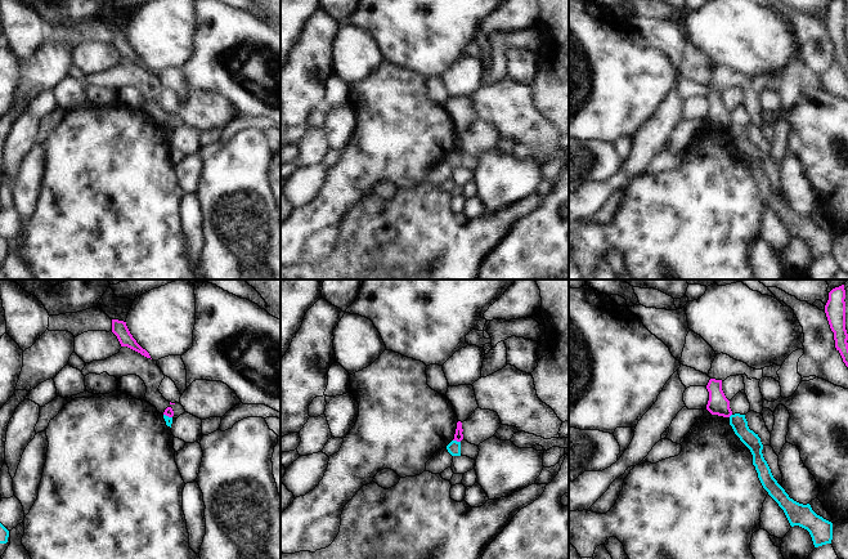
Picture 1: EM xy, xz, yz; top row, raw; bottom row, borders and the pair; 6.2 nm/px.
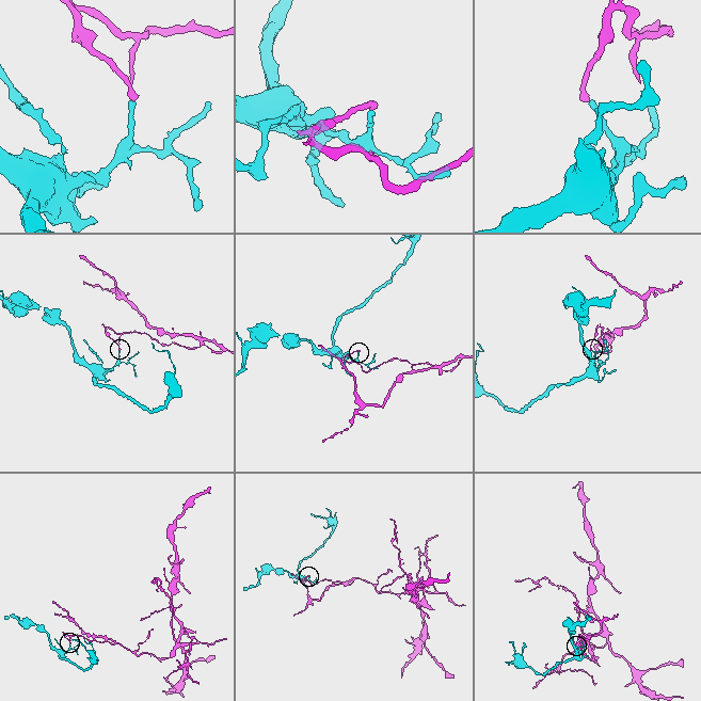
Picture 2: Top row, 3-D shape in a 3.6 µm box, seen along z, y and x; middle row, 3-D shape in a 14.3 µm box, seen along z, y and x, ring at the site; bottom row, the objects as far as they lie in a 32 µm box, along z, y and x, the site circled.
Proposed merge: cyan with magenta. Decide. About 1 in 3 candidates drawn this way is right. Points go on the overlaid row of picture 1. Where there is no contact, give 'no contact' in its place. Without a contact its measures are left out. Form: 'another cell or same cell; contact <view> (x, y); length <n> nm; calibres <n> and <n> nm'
another cell; contact xz (456, 441); length 50 nm; calibres 80 and 60 nm

